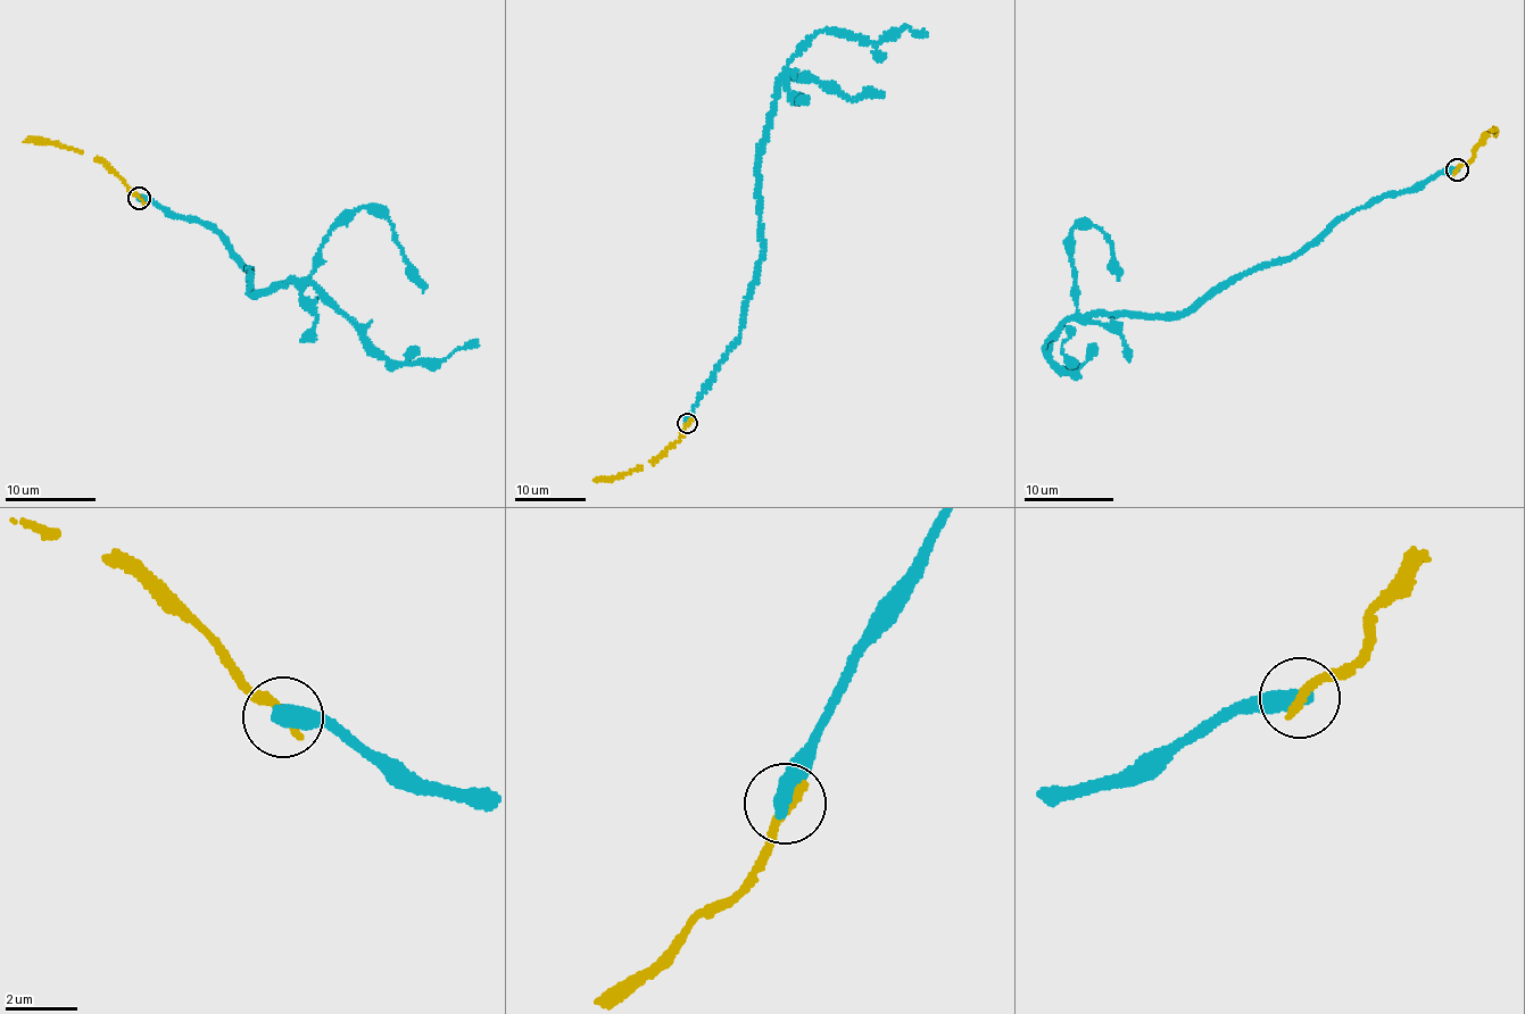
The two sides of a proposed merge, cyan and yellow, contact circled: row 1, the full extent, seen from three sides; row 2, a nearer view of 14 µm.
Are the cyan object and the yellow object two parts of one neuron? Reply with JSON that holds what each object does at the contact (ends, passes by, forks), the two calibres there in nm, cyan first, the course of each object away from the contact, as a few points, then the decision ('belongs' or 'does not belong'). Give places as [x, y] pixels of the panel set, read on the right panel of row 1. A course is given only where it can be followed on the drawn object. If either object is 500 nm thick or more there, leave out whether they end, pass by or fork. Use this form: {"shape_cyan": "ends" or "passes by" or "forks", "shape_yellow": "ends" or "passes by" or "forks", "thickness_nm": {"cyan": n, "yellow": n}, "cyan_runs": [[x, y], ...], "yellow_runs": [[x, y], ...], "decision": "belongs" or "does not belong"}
{"thickness_nm": {"cyan": 500, "yellow": 280}, "cyan_runs": [[1457, 169], [1367, 202], [1193, 308], [1067, 321], [1045, 346], [1071, 372], [1079, 364], [1064, 355], [1067, 325]], "yellow_runs": [[1457, 169], [1493, 127], [1496, 136]], "decision": "does not belong"}

